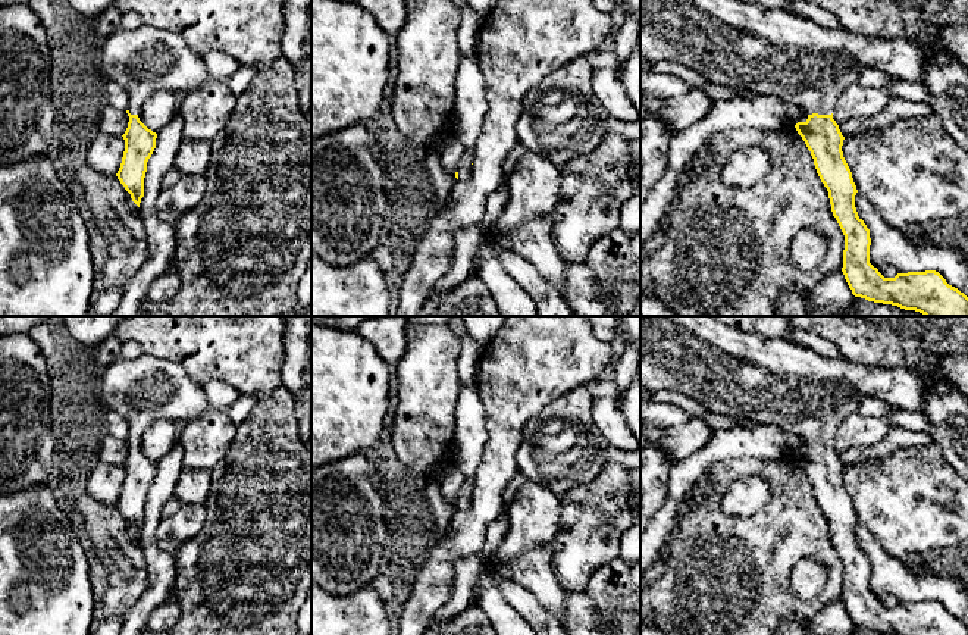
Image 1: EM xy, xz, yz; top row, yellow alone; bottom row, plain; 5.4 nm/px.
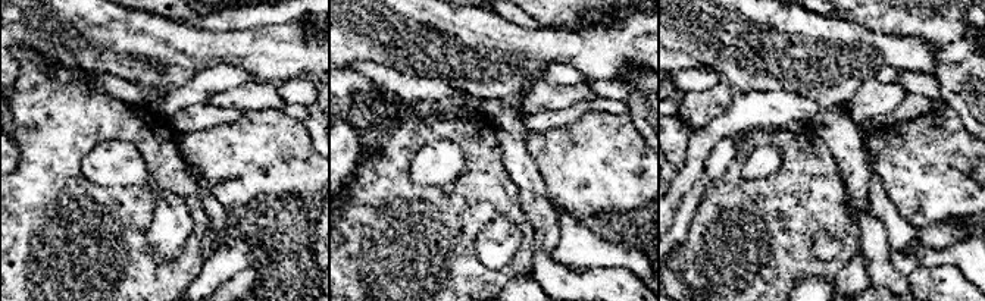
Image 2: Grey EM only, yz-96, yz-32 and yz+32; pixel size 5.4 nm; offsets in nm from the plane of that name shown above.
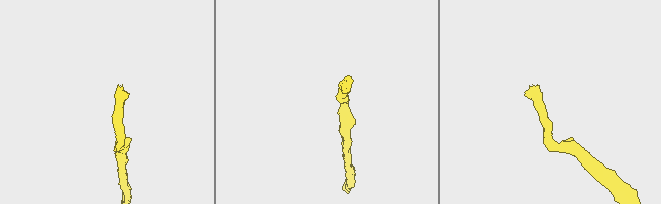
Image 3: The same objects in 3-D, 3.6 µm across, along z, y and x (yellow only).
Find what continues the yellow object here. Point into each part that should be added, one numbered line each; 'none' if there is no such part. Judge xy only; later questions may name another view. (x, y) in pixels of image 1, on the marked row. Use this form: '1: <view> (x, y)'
1: xy (144, 61)

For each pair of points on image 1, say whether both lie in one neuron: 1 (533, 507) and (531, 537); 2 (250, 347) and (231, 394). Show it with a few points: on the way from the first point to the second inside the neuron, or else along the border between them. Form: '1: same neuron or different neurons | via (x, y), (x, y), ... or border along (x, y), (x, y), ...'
1: same neuron | via (533, 515), (531, 529)
2: different neurons | border along (201, 384), (224, 381), (241, 394)

